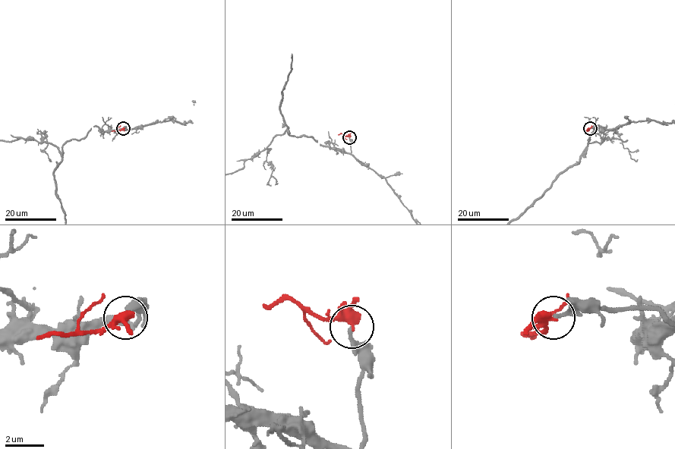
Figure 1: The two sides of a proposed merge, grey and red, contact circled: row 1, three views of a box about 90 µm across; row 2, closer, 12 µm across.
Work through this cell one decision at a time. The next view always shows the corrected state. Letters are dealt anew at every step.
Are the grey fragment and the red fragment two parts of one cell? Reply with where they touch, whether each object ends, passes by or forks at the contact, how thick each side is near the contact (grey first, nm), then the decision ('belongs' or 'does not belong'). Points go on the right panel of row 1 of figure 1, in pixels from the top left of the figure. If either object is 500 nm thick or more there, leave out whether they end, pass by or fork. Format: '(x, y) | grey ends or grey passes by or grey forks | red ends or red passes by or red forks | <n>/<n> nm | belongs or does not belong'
(590, 128) | grey ends | red forks | 190/300 nm | does not belong

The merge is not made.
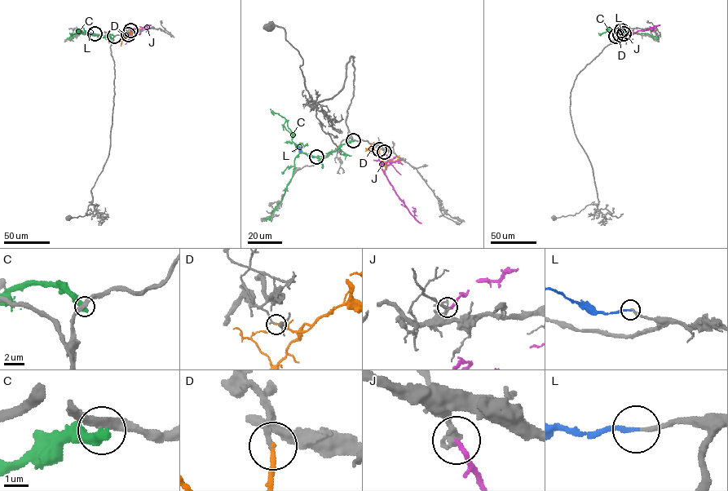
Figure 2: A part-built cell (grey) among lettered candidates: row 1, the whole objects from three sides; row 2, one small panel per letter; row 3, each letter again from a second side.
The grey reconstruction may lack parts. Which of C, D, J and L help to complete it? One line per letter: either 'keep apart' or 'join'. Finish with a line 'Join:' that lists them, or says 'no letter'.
C: keep apart
D: keep apart
J: keep apart
L: join
Join: L

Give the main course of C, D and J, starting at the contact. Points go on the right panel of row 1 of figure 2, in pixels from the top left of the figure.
C: (615, 36), (624, 35), (622, 32), (635, 32), (647, 33), (659, 38)
D: (619, 34), (623, 34), (619, 39), (620, 46)
J: (621, 30), (628, 28), (634, 33), (655, 26), (651, 32)

